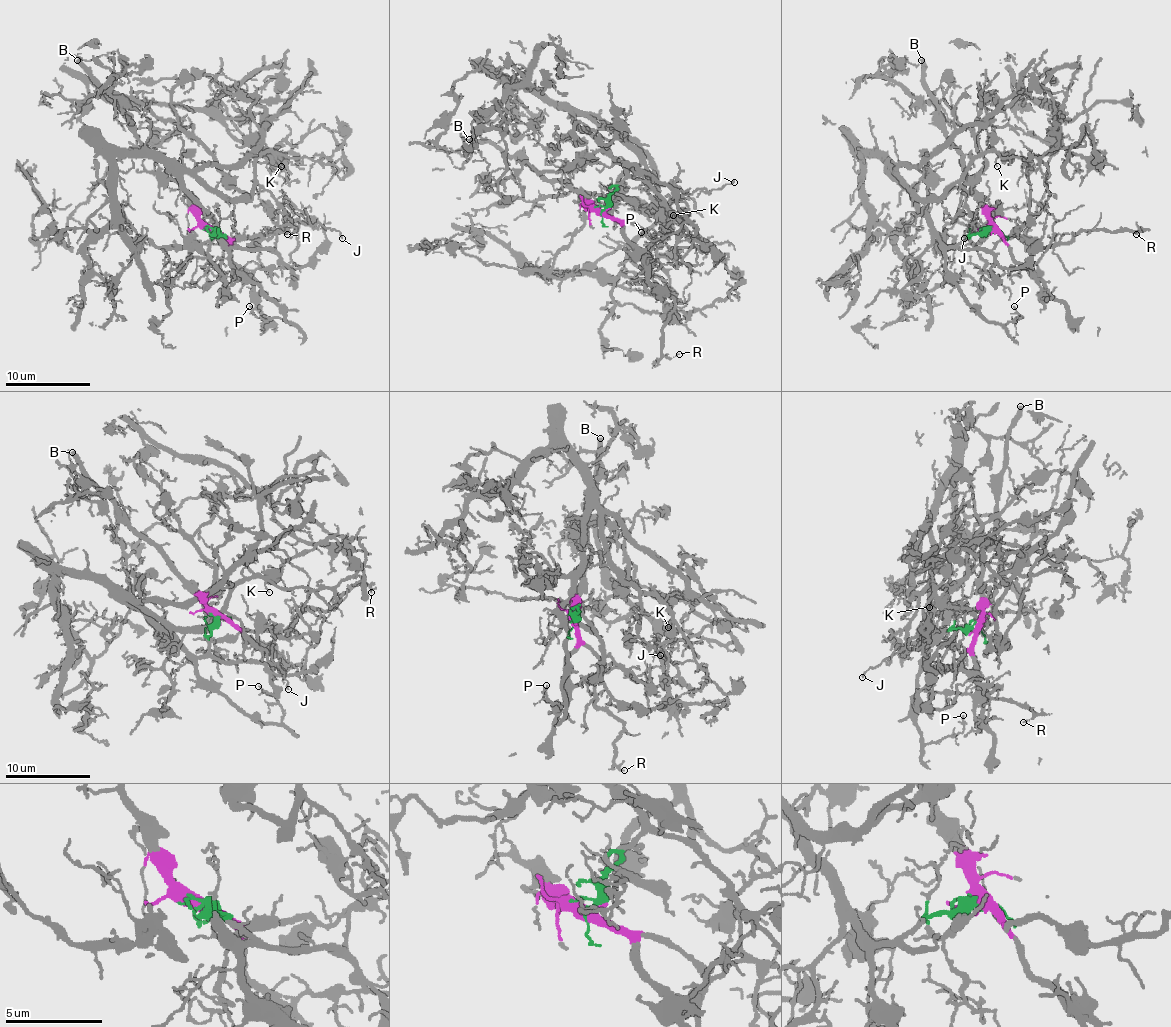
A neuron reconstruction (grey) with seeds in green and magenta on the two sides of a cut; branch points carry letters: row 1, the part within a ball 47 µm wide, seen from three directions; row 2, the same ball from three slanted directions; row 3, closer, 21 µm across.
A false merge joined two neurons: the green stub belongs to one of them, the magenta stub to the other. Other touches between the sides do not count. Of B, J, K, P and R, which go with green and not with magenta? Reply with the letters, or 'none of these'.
J, K, P

